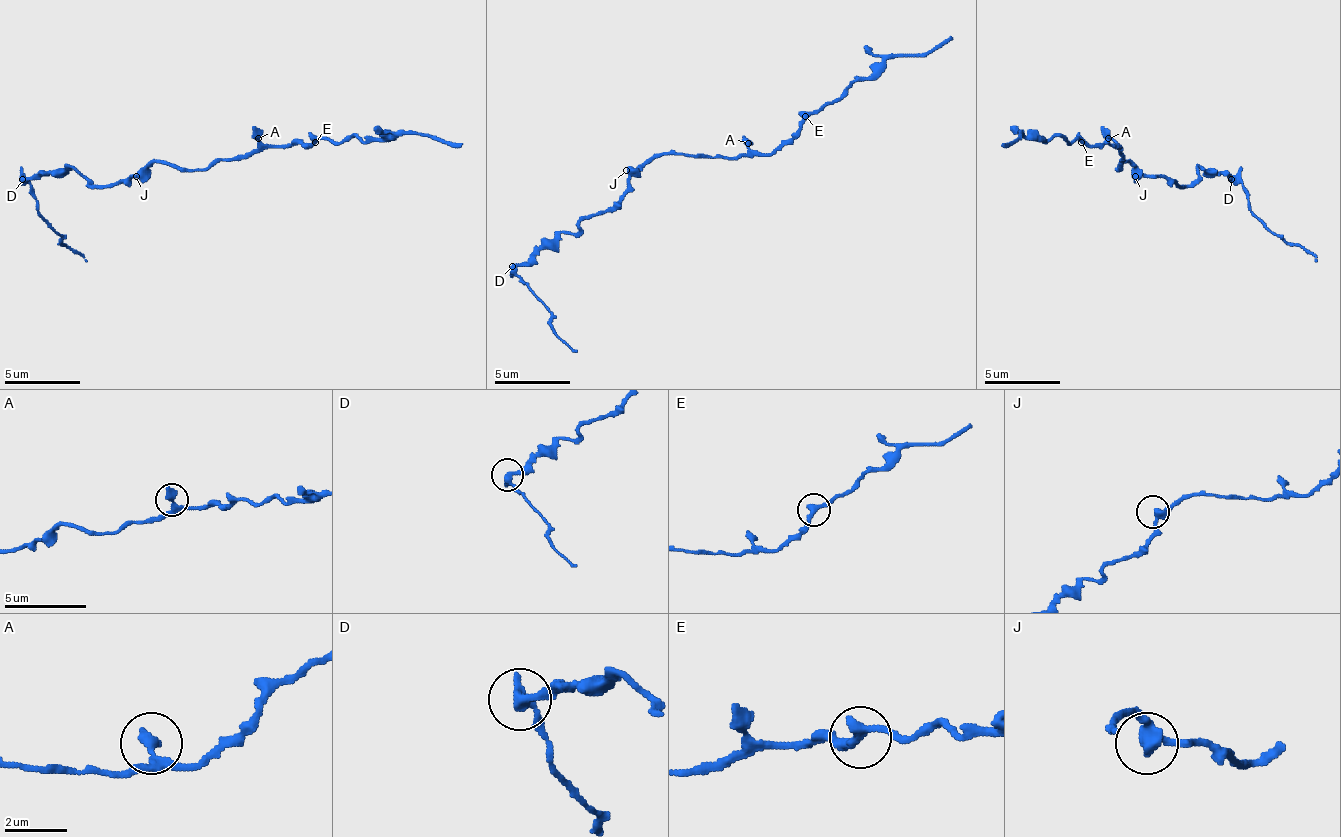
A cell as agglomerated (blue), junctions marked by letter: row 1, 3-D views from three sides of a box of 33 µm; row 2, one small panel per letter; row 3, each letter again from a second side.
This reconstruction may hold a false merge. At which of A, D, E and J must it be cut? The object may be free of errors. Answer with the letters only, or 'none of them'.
D

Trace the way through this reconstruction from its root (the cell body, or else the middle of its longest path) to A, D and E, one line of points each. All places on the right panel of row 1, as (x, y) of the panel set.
A: (1119, 169), (1123, 154), (1108, 138)
D: (1119, 169), (1131, 161), (1146, 176), (1165, 176), (1177, 184), (1192, 184), (1203, 169), (1211, 169), (1230, 180)
E: (1119, 169), (1123, 161), (1119, 146), (1108, 146), (1104, 142), (1100, 146), (1085, 146), (1081, 142)

